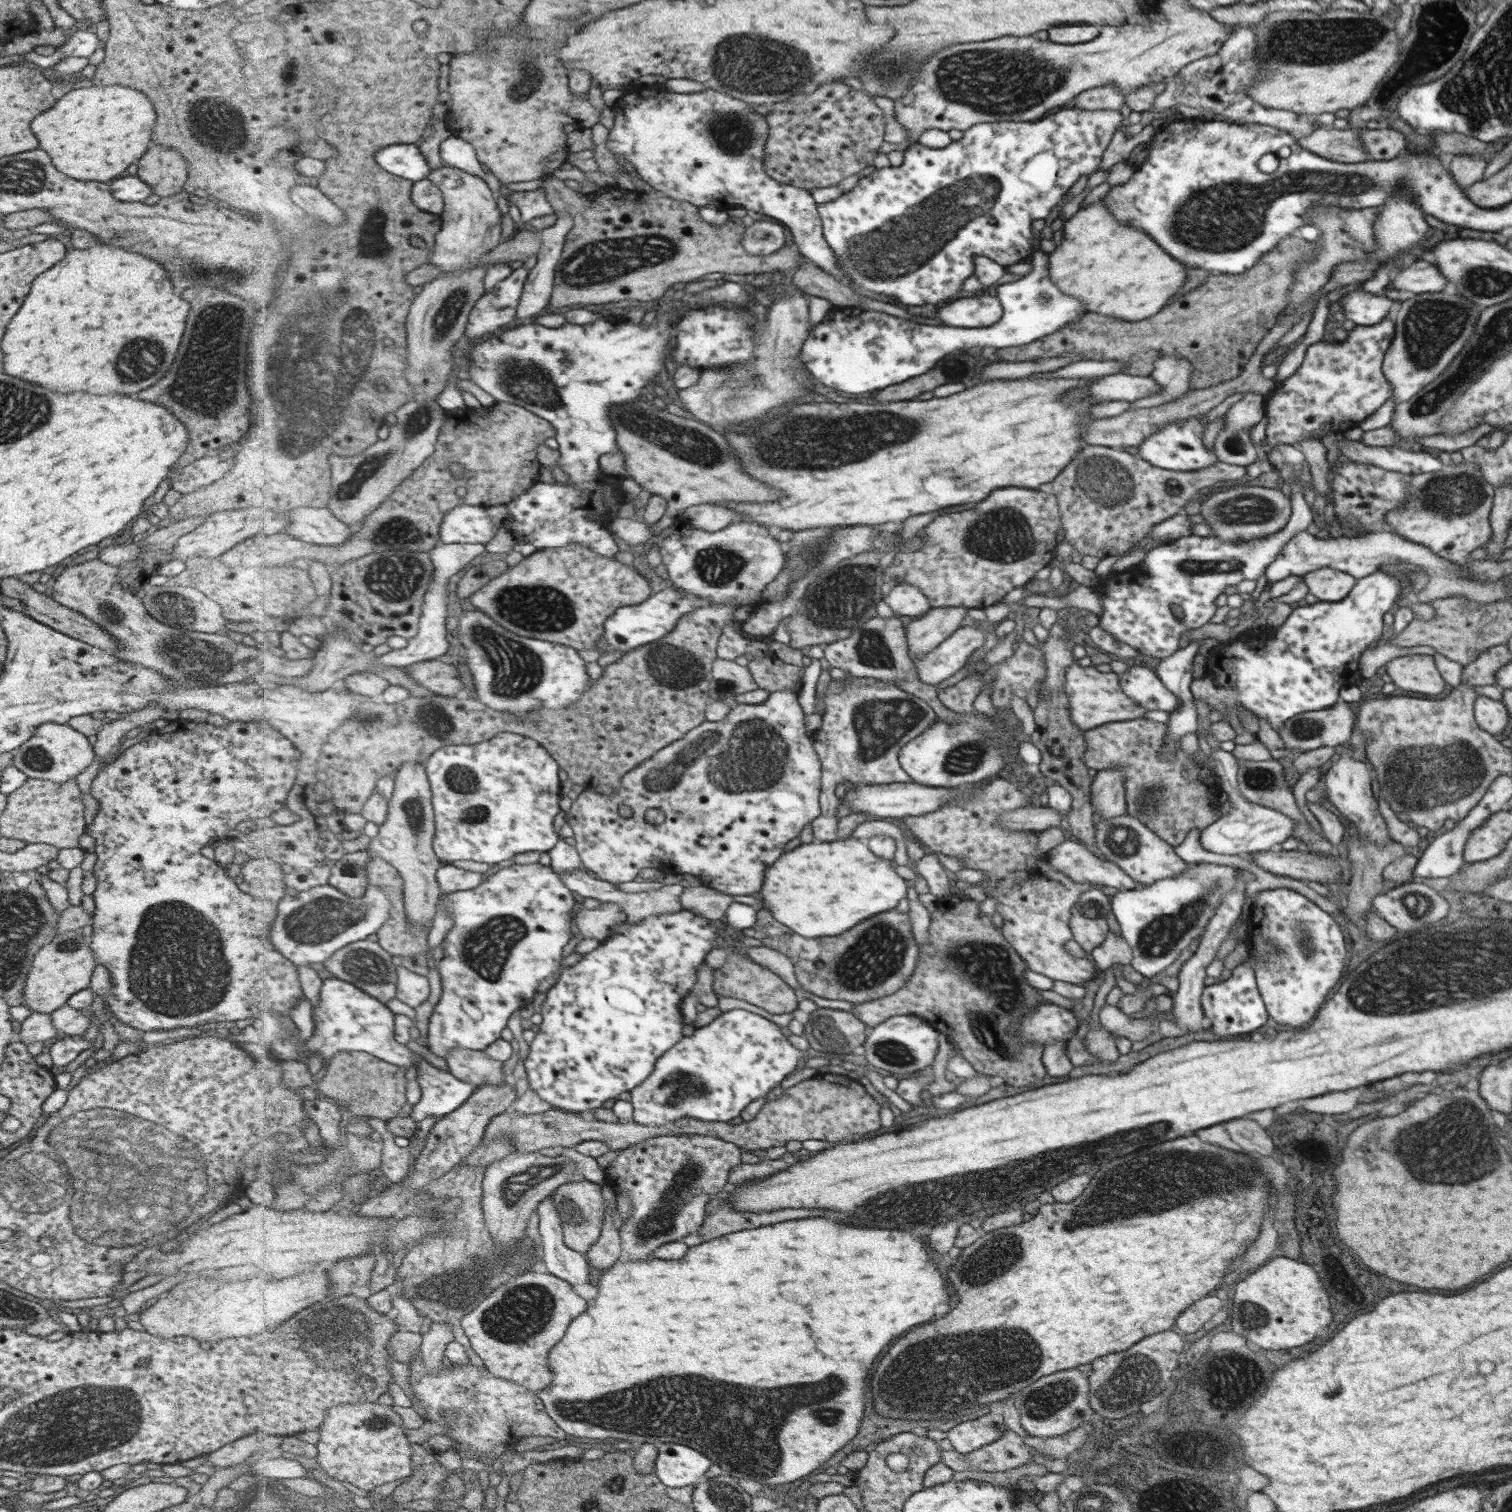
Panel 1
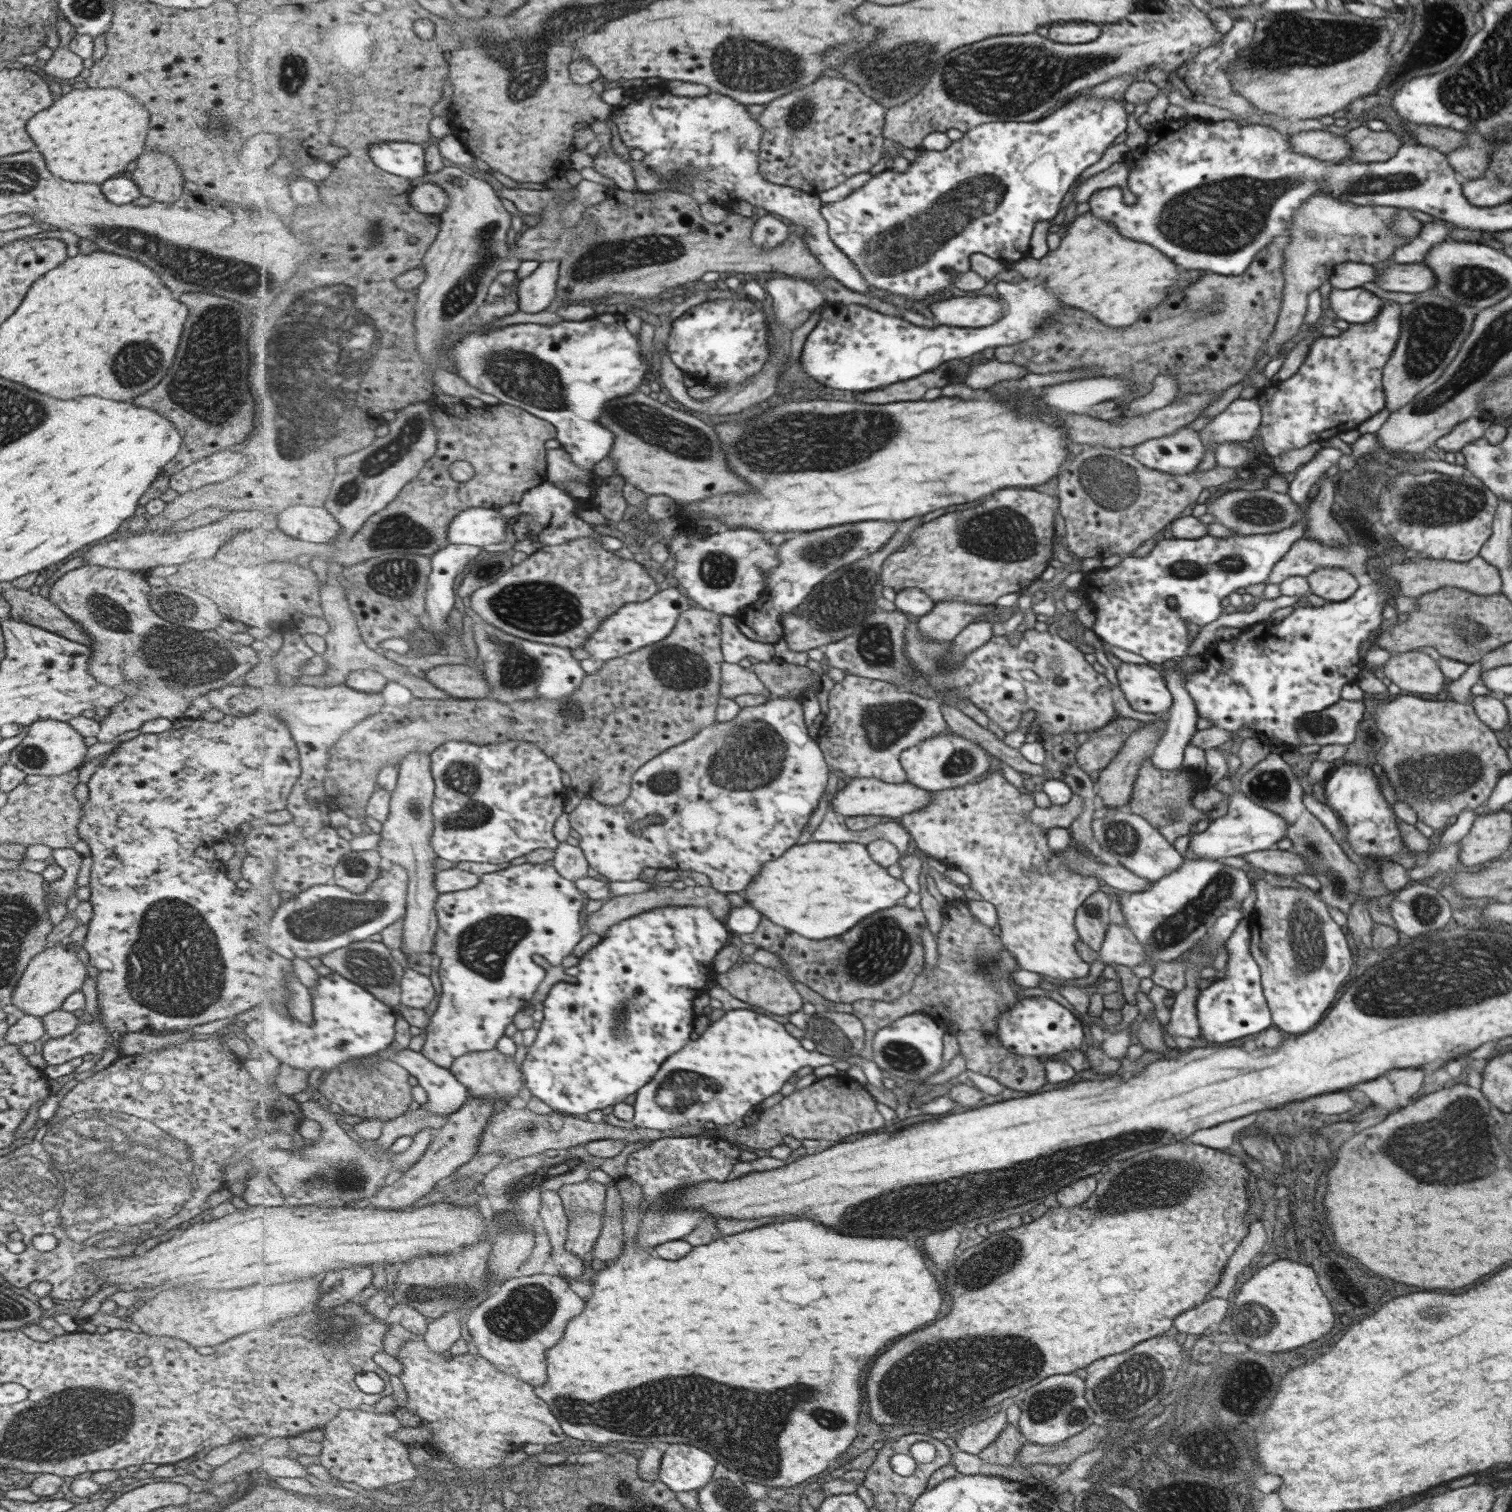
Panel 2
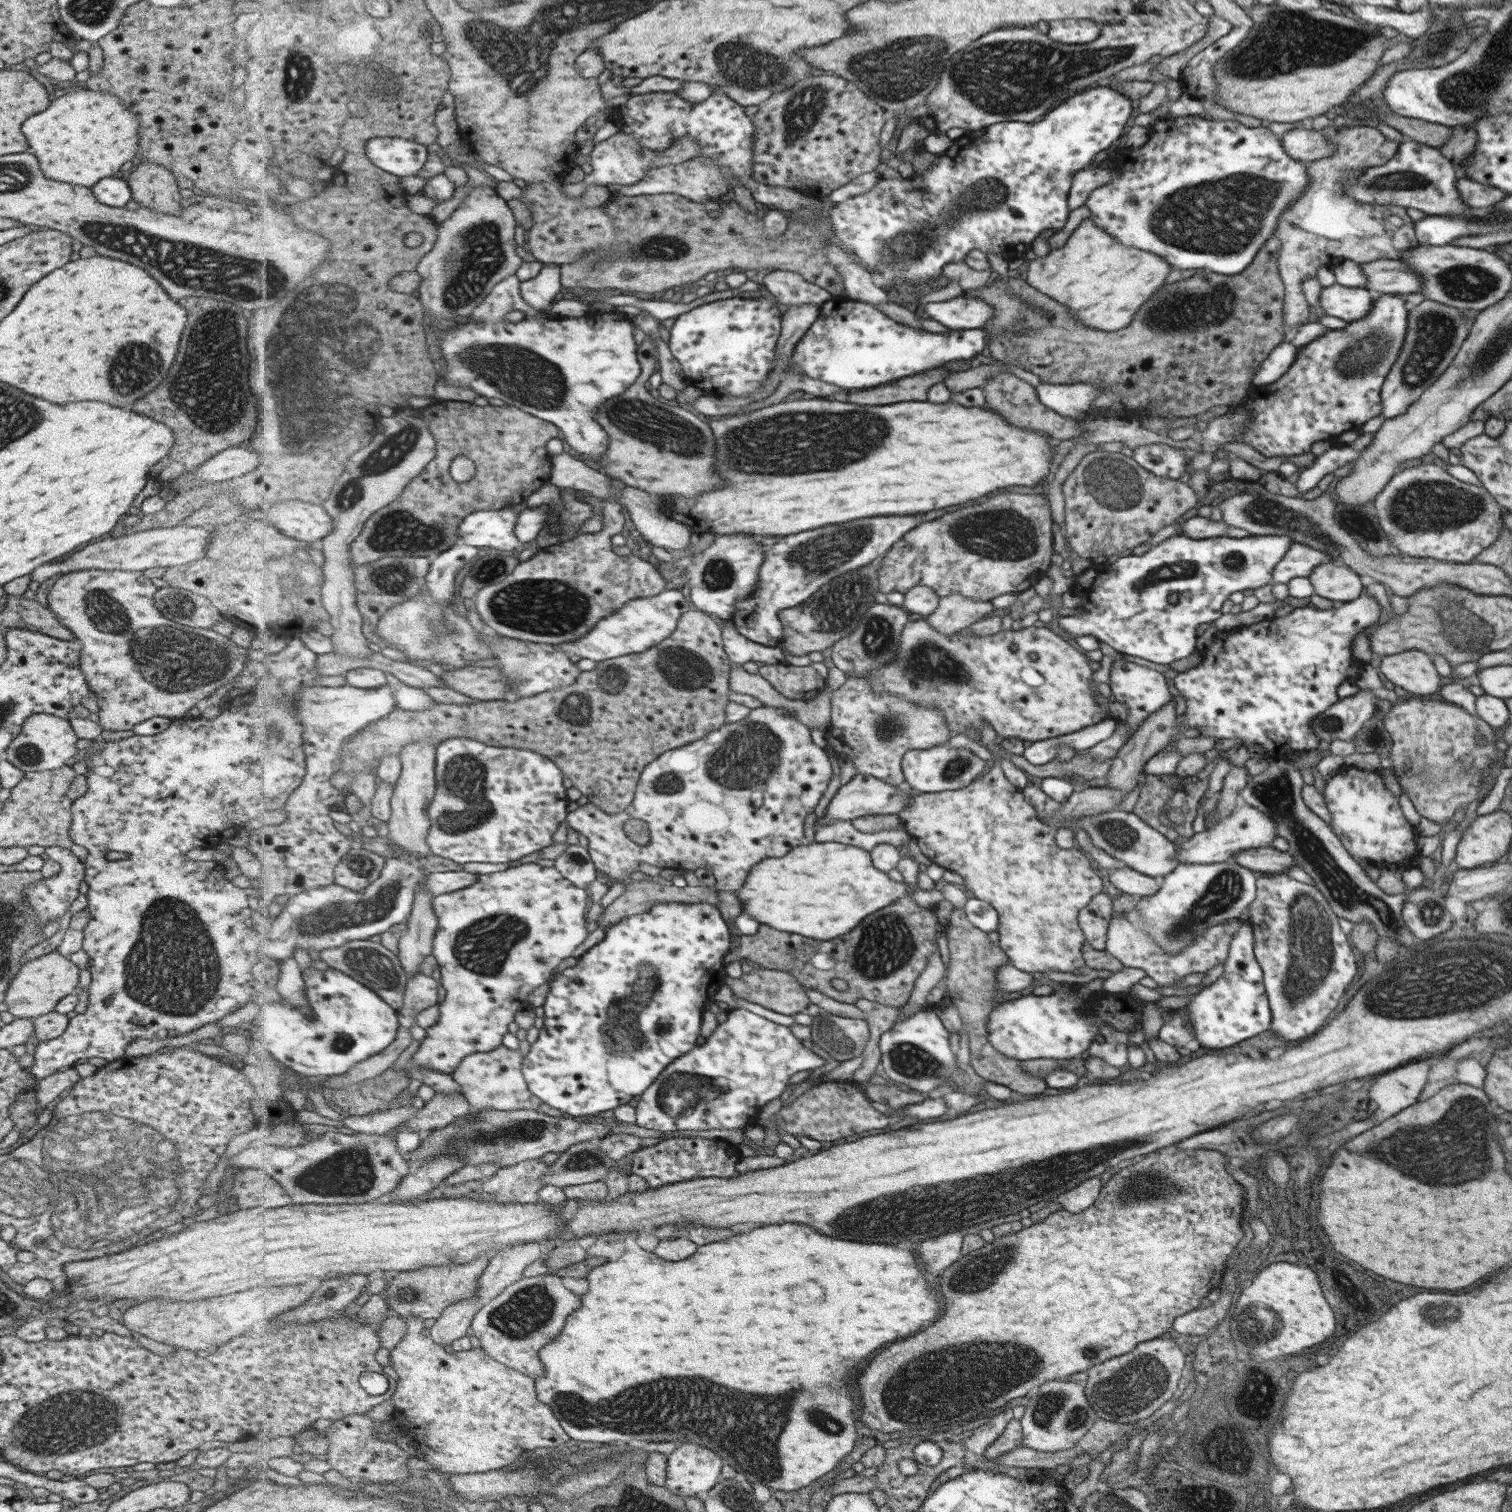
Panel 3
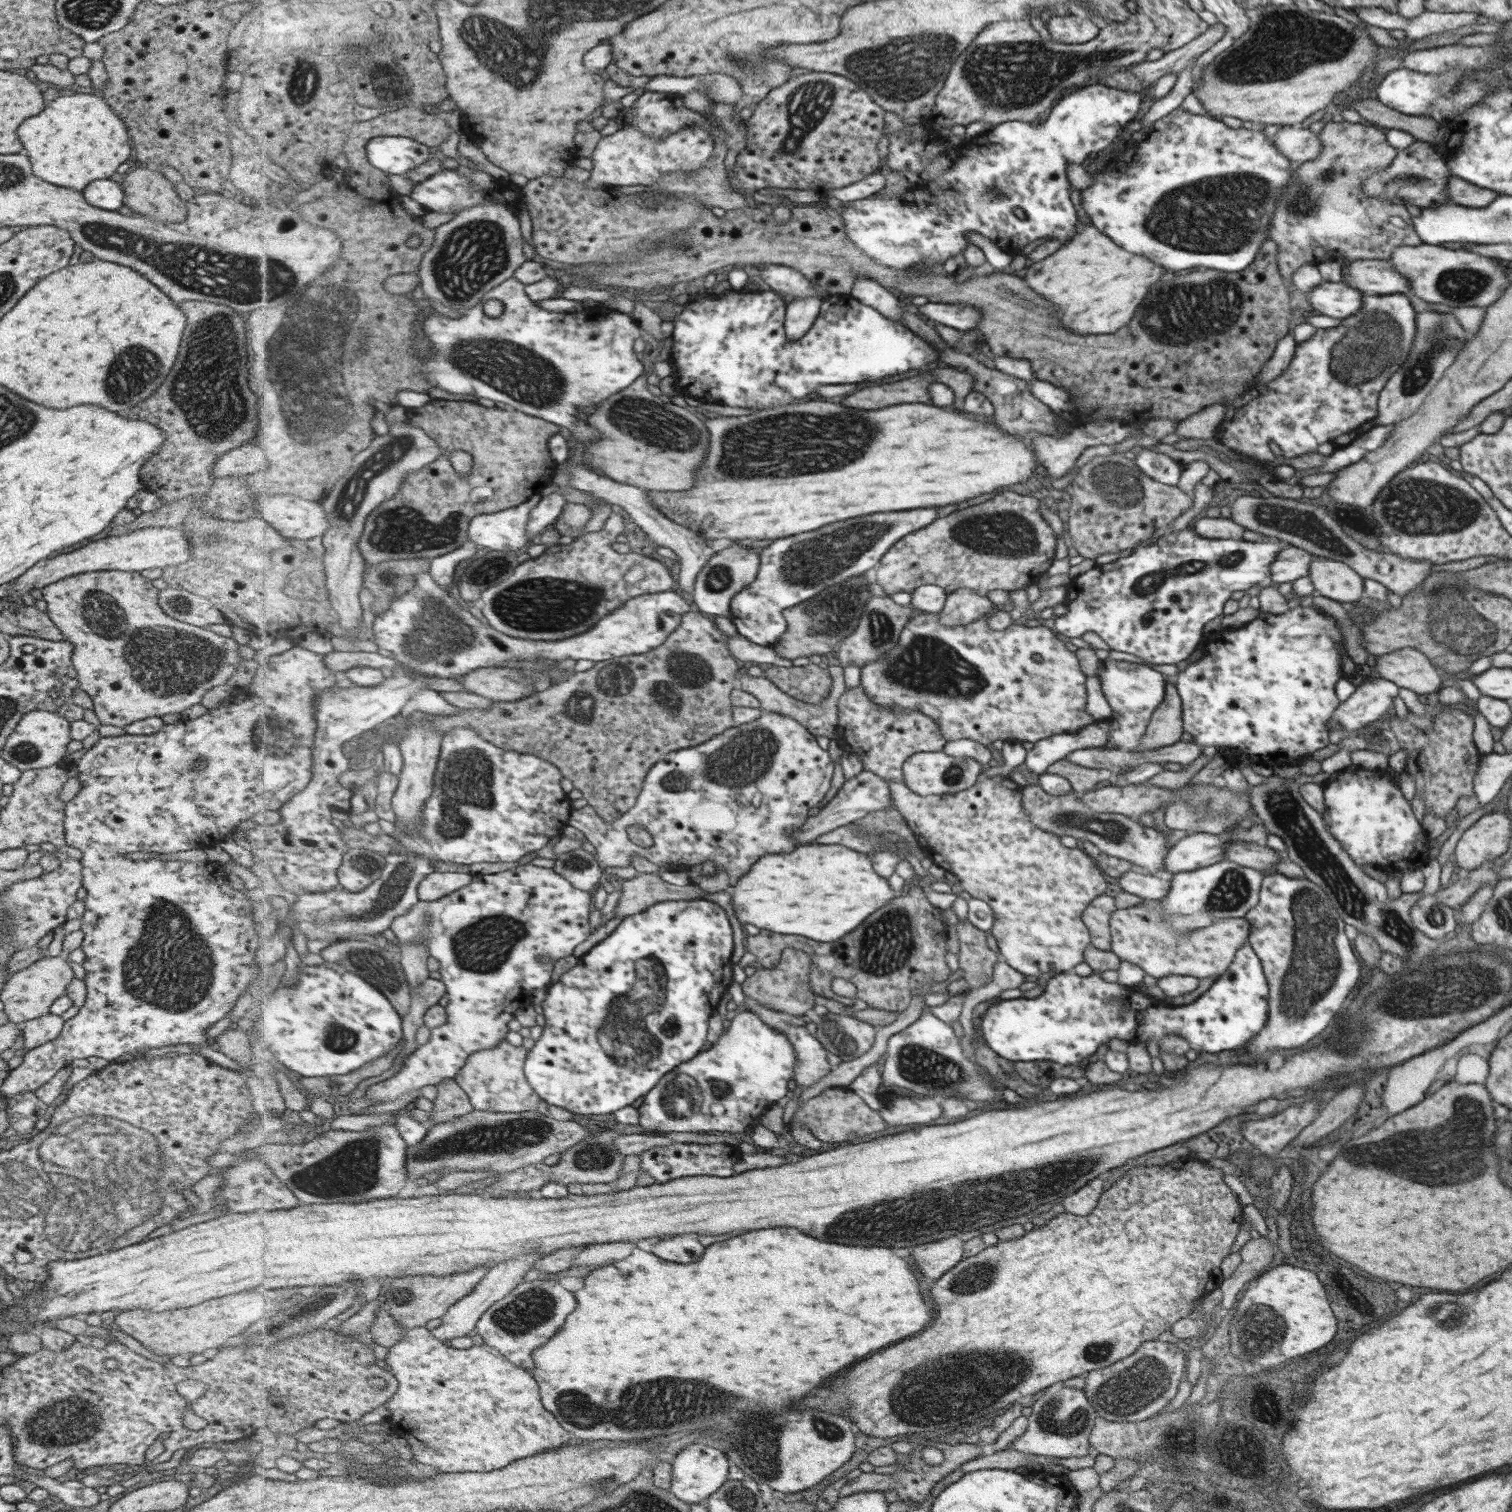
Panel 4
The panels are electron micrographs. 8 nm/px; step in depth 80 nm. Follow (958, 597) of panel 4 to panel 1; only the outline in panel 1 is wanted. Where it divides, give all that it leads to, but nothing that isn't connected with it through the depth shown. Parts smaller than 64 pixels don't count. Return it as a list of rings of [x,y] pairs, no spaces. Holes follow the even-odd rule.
[[[931,607],[922,618],[908,622],[911,655],[915,660],[932,652],[966,623],[967,608]]]

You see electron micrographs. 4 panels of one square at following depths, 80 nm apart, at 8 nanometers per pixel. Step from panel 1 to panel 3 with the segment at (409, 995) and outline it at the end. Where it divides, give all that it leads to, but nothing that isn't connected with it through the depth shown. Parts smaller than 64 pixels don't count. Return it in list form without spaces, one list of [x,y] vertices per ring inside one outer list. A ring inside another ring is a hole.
[[[420,972],[409,977],[406,990],[406,1004],[402,1009],[402,1024],[406,1029],[414,1028],[416,1018],[430,1006],[440,1006],[440,982],[432,976]]]

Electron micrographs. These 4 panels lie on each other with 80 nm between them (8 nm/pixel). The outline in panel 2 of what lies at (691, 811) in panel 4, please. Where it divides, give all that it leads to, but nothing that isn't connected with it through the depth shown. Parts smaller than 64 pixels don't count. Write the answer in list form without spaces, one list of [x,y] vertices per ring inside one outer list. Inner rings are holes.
[[[774,697],[767,704],[755,707],[743,707],[739,718],[726,723],[716,722],[713,726],[706,728],[695,736],[692,740],[668,749],[654,760],[650,761],[640,772],[635,774],[636,780],[633,780],[633,791],[626,803],[614,806],[612,804],[603,804],[603,801],[596,800],[595,797],[586,796],[582,799],[580,805],[571,812],[570,821],[572,827],[582,836],[580,846],[588,858],[594,871],[599,876],[614,882],[630,882],[636,880],[643,875],[644,868],[668,868],[672,870],[695,870],[702,872],[711,878],[713,886],[718,891],[724,893],[737,892],[744,894],[751,884],[758,878],[764,866],[772,860],[778,860],[787,854],[791,848],[794,848],[800,842],[800,838],[804,836],[804,830],[810,822],[810,818],[814,816],[814,812],[818,810],[824,794],[827,793],[827,787],[831,781],[831,764],[828,762],[827,755],[819,741],[810,736],[808,724],[806,724],[806,716],[804,716],[804,706],[802,700],[792,697]],[[650,814],[659,814],[666,818],[666,822],[661,824],[653,824],[643,830],[643,835],[638,836],[634,832],[630,832],[630,826],[636,820],[644,820]]]

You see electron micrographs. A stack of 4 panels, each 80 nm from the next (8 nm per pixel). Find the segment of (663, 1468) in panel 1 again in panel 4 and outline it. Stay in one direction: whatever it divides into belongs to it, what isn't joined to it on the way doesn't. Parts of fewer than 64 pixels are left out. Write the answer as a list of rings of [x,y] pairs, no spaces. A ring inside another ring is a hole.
[[[694,1444],[690,1448],[686,1447],[672,1458],[674,1465],[673,1493],[680,1499],[688,1501],[690,1504],[705,1504],[722,1487],[724,1487],[730,1476],[730,1466],[732,1461],[728,1454],[704,1446],[704,1444]]]

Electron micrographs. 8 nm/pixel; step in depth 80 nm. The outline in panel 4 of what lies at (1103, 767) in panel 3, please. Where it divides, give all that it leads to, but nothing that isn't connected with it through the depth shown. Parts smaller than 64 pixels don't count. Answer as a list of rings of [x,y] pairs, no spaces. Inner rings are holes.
[[[1065,758],[1050,765],[1045,773],[1059,774],[1060,776],[1067,778],[1071,784],[1072,790],[1079,794],[1090,791],[1095,788],[1095,784],[1098,782],[1113,777],[1111,771],[1078,766],[1069,760],[1065,760]]]

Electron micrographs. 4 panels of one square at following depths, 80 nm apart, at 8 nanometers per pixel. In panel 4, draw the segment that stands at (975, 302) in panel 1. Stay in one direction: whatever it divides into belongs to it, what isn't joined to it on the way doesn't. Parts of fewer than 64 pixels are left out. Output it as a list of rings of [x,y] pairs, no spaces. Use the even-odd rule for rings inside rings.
[[[928,302],[918,309],[924,312],[924,316],[930,320],[956,330],[972,331],[978,326],[980,320],[979,310],[967,303],[960,305],[958,303]]]

